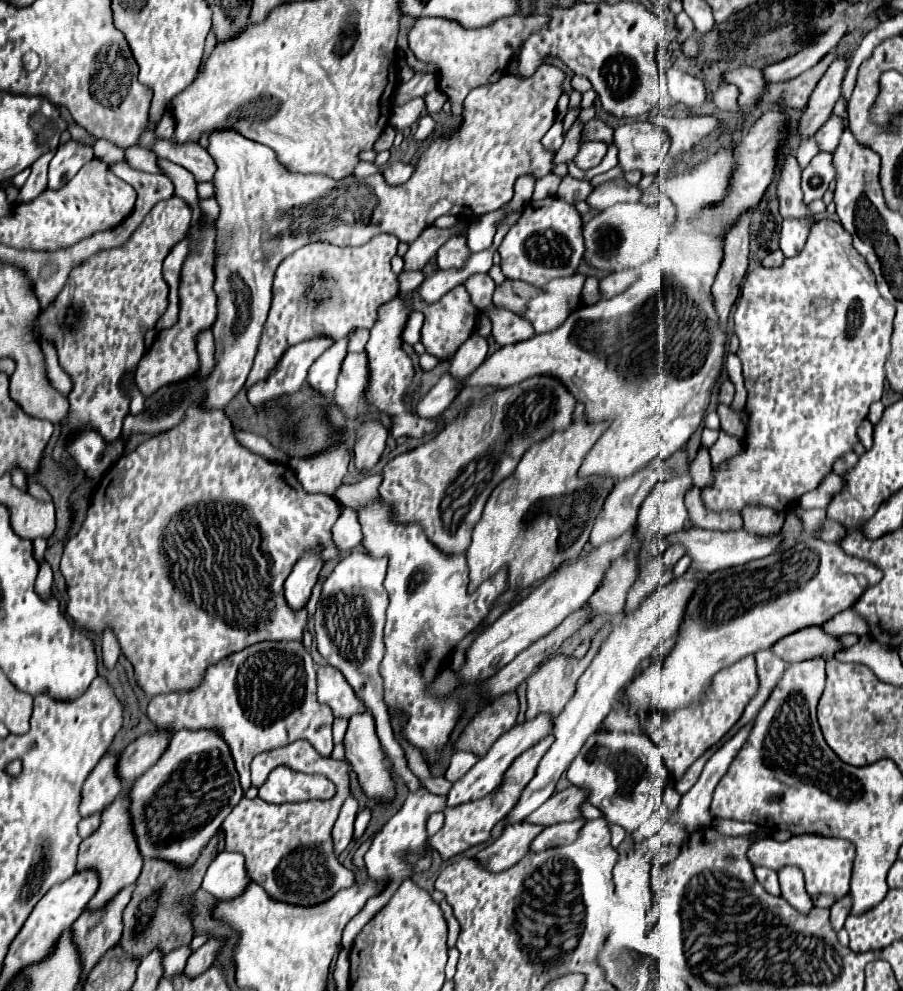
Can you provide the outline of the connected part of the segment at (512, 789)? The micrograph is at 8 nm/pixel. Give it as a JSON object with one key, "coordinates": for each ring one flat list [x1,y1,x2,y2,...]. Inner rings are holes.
{"coordinates":[[548,735,548,737,544,737,540,743,536,743,536,745,530,747,528,751,524,751,520,757,516,757,516,761,512,763,512,767,508,767,508,771,504,773,504,781,502,781,500,787,494,791,494,795,488,795,484,798,486,802,489,803,483,803,483,799,478,799,476,801,470,801,470,803,464,803,464,805,458,805,458,807,446,809,446,811,444,811,444,825,442,825,442,829,440,829,436,835,430,837,430,847,432,847,434,851,438,851,442,859,448,860,450,857,454,857,454,855,458,855,458,853,462,853,462,851,466,851,466,849,478,845,478,843,488,841,492,827,494,827,498,821,502,821,502,819,514,809,514,805,518,803,522,789,524,789,524,787,530,783,530,779,534,777,536,767,538,767,538,763,540,763,540,759,544,757,544,753,550,749,552,741,554,741,554,737]]}

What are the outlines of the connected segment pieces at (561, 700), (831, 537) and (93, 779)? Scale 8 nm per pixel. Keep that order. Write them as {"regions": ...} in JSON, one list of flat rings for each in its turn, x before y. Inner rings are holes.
{"regions":[[[612,623,602,627,602,631,594,637,592,647,590,647,590,651,586,653,584,659,574,659,574,657,558,655,558,657,554,657,554,659,550,659,548,663,544,663,542,667,538,667,538,669,528,677,528,709,526,709,526,721,528,721,528,719,534,719,534,717,538,717,538,715,542,715,542,713,552,715,552,719,554,719,554,717,562,711,562,707,570,701,570,697,572,697,574,691,576,691,576,681,578,681,578,677,580,677,580,675,584,673,584,669,590,665,590,661,594,659,594,655,596,655,596,651,598,651,600,643,608,637,608,633,612,631,612,627,614,627]],[[828,519,822,523,822,529,818,533,818,539,822,541,830,541,830,543,840,543,846,535,846,527,842,523,836,523,834,519]],[[106,753,84,781,82,803,80,803,82,817,88,817,90,813,102,813,104,807,110,801,114,801,122,791,122,781,116,773,116,763,118,755]]]}

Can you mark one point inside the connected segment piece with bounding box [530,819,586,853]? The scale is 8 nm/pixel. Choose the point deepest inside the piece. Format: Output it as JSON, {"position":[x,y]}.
{"position":[563,833]}

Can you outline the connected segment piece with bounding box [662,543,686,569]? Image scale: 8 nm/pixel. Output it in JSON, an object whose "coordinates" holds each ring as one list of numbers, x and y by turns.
{"coordinates":[[674,543,674,545,670,545,670,547,662,553,662,563,672,569,672,565,674,565,680,557,684,557,684,555,686,555,686,551,682,551,682,547,678,547,678,543]]}

